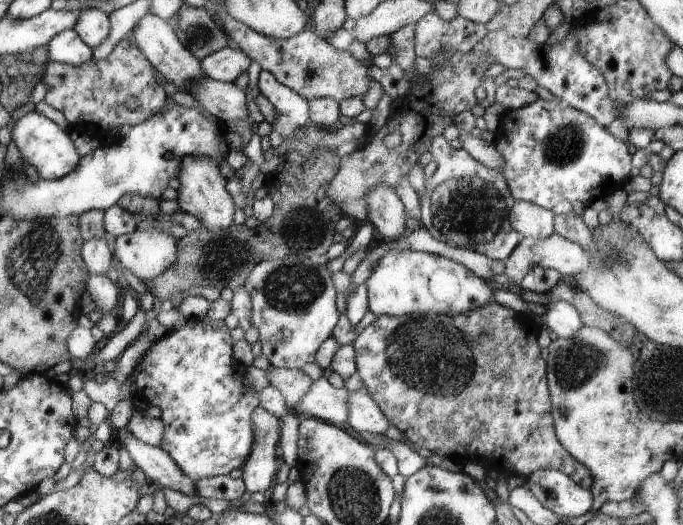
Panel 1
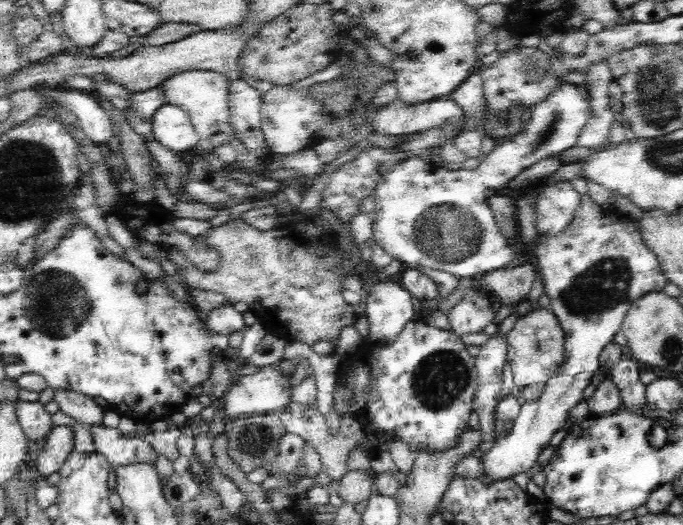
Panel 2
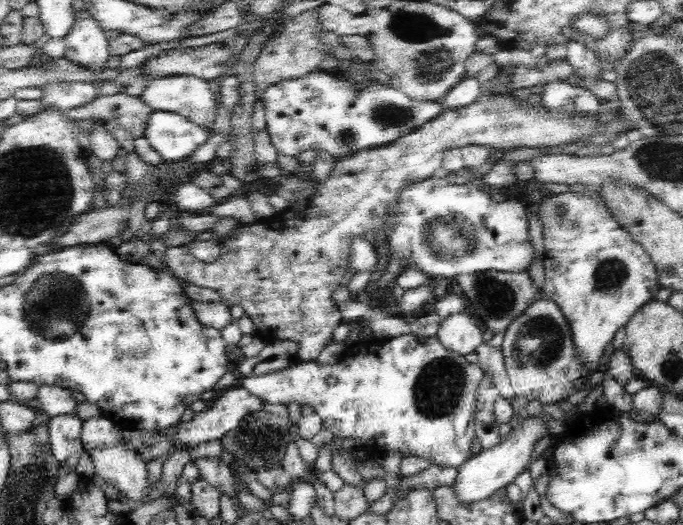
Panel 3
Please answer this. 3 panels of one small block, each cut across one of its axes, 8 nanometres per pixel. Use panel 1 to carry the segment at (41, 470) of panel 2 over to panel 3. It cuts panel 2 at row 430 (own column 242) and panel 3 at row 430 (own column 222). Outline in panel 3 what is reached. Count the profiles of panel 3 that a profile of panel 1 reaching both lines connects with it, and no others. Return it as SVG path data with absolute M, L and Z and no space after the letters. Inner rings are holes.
M60 414L47 419L51 451L56 462L62 465L70 456L83 452L83 420L77 414Z

